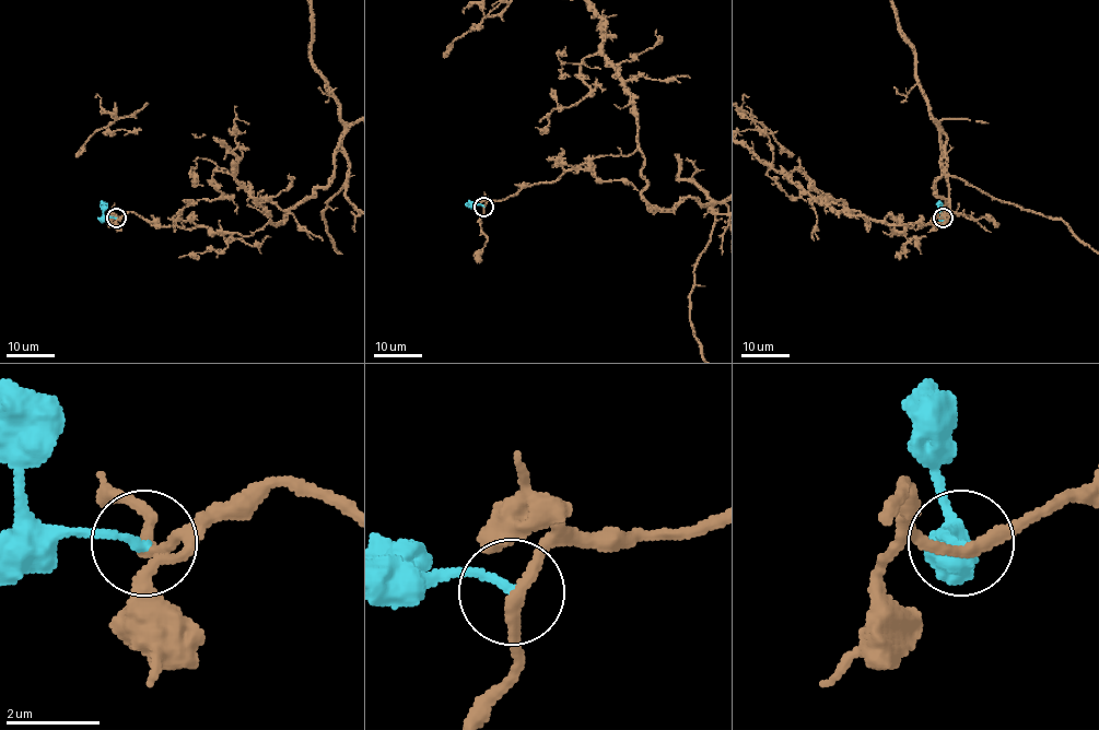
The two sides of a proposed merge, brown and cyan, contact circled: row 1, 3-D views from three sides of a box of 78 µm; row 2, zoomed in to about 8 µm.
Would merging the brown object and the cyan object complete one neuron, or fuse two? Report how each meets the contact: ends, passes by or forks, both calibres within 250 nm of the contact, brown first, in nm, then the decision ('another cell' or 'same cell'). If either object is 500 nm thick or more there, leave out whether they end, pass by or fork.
brown passes by; cyan ends; calibres 240 and 190 nm; another cell

